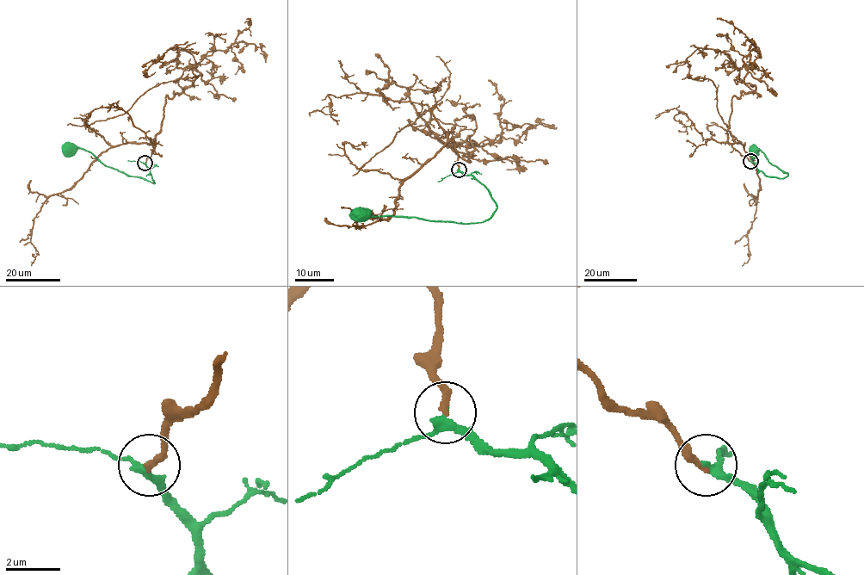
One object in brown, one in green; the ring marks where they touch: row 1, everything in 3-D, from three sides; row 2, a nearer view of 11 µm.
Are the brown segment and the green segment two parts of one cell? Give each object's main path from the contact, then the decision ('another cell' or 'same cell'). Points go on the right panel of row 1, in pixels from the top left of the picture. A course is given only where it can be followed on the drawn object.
brown via (749, 161), (727, 129), (732, 98), (754, 91), (747, 65), (698, 48), (689, 74), (705, 75) | green via (750, 161), (768, 176), (784, 178), (787, 175), (772, 165), (759, 149), (753, 151) | another cell

